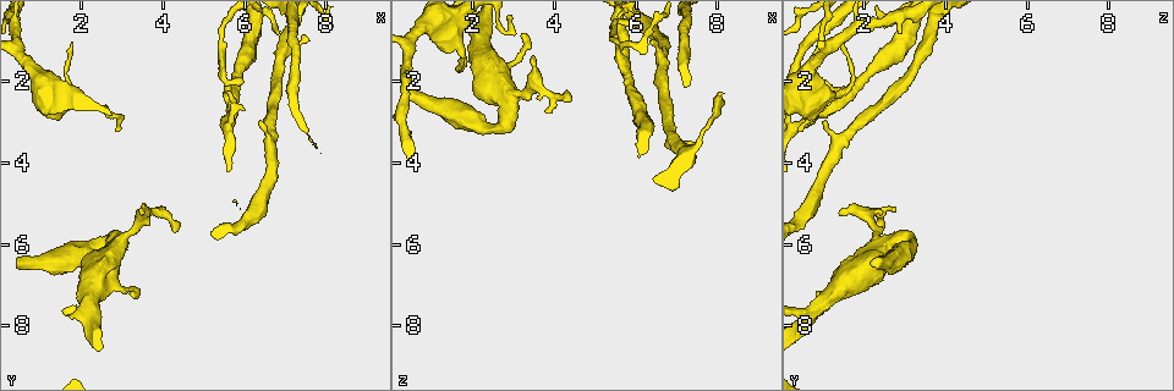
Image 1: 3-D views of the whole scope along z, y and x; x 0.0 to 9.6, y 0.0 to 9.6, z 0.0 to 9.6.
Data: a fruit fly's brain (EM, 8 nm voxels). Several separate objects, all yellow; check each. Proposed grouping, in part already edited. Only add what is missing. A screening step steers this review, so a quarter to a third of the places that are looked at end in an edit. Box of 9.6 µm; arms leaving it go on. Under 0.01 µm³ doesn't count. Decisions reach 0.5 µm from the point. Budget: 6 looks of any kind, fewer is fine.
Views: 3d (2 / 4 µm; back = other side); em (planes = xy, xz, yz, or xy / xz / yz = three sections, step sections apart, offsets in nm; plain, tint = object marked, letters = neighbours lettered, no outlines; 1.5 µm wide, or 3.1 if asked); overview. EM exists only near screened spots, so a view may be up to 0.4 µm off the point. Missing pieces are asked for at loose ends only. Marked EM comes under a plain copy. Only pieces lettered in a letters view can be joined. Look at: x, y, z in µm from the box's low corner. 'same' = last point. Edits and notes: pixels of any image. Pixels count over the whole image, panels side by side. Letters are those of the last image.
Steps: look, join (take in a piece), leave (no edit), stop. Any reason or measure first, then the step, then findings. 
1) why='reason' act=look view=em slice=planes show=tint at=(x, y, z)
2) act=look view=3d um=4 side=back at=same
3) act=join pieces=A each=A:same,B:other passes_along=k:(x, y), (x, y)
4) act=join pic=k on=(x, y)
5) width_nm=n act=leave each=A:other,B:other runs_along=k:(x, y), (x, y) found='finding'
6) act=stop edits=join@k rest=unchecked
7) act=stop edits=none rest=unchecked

why='free end' act=look view=em slice=planes show=letters at=(1.70, 1.00, 1.45)

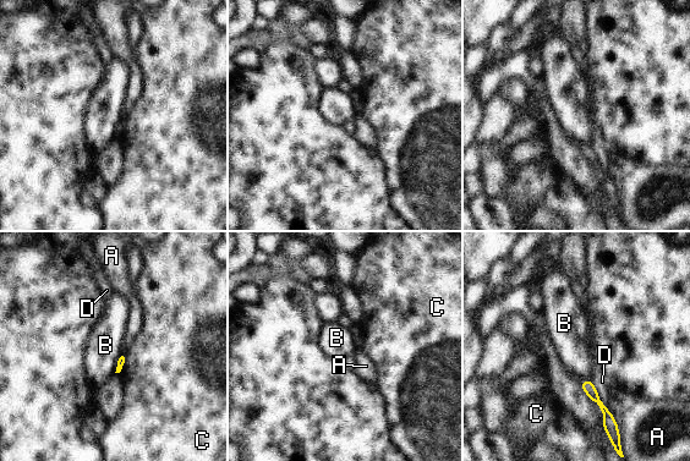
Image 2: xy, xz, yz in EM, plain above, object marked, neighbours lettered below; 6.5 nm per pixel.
longest_contact=D:280nm act=leave each=A:other,B:other,C:other,D:other found='none of them fits'

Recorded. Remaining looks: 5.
why='branch stops here' act=look view=em slice=planes show=tint at=(6.40, 2.90, 1.05)

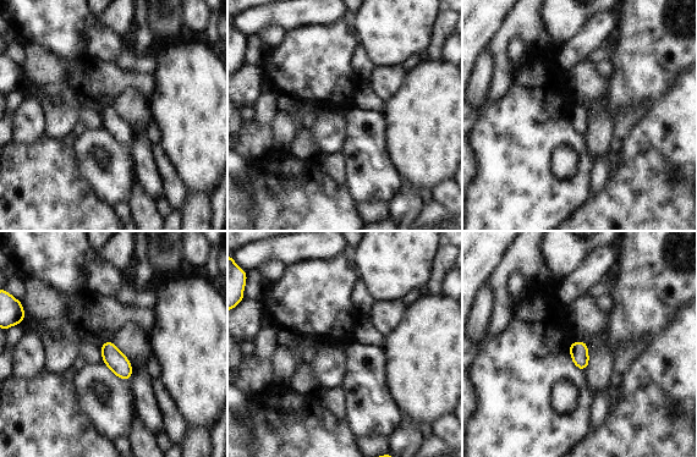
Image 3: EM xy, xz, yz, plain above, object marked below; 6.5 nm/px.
act=look view=em slice=planes show=letters at=same

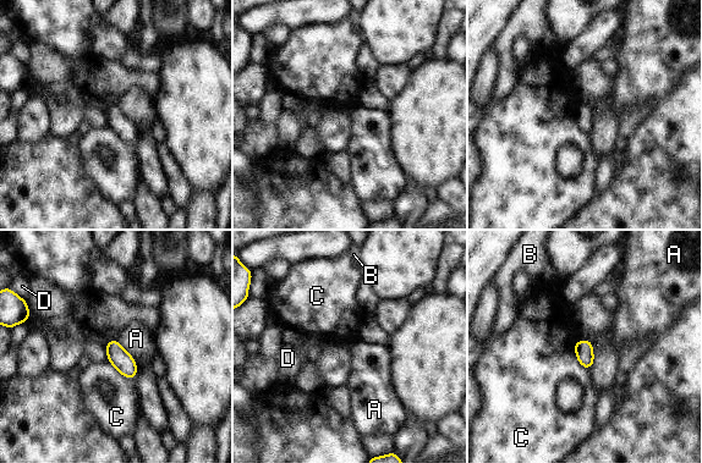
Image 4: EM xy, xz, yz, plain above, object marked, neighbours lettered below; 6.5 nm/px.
act=leave each=A:other,B:other,C:other,D:other found='no lettered piece goes on from it'

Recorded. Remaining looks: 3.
why='an open end' act=look view=em slice=xy step=4 show=tint at=(3.50, 5.30, 1.35)

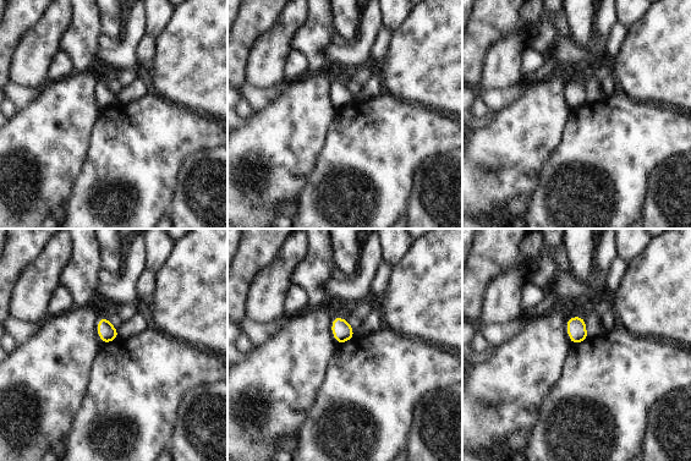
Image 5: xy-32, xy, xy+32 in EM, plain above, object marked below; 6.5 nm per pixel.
act=look view=em slice=planes show=letters at=same

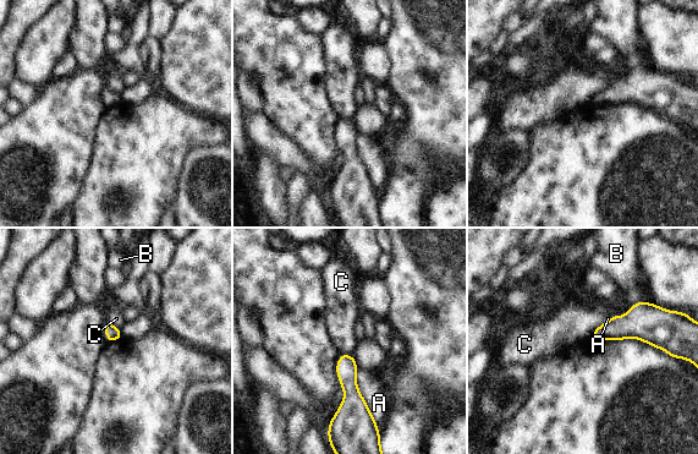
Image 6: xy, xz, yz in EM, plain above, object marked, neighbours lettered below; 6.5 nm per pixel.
longest_contact=A:400nm act=join pieces=B each=A:other,B:same,C:other found='it goes on there'

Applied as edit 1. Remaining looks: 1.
act=stop edits=join@6 rest=unchecked

